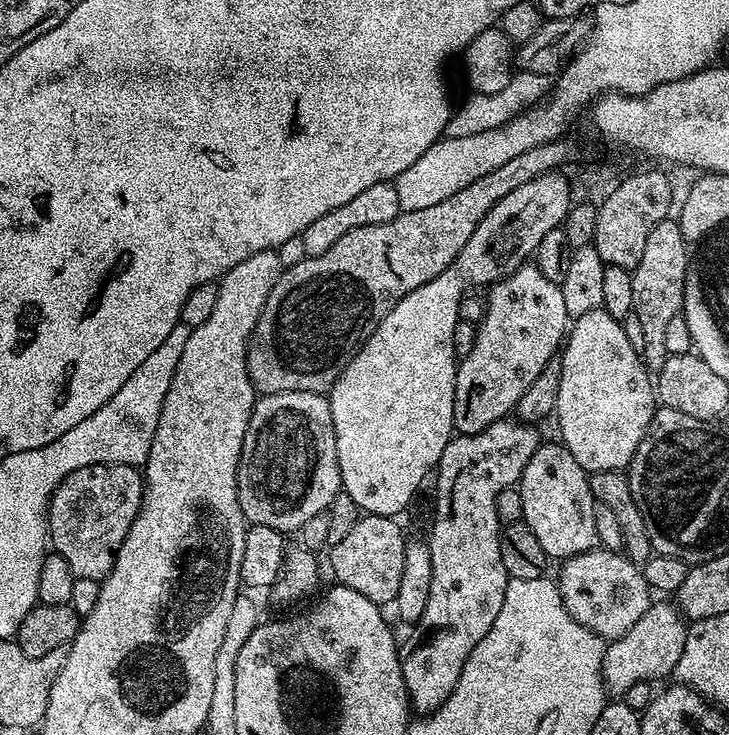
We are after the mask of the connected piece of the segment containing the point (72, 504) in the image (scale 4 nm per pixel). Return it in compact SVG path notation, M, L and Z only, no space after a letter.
M91 464L82 466L56 487L48 503L48 535L55 555L70 562L70 570L76 578L103 581L114 566L116 551L122 546L130 526L140 509L144 497L143 475L131 464Z

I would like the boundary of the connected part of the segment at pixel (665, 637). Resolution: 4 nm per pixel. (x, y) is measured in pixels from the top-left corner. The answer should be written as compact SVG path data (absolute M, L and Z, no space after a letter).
M652 602L642 618L622 634L611 641L604 649L602 658L602 678L609 693L622 694L634 686L634 682L656 682L659 676L671 677L676 670L678 658L686 646L688 624L675 603L658 604Z

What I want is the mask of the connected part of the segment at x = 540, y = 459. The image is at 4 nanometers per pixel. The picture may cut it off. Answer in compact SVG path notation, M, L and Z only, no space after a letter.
M541 443L538 450L526 462L520 475L518 487L522 494L523 523L534 530L534 538L550 558L557 556L563 562L569 556L580 555L597 547L596 505L598 503L590 490L589 473L565 448L563 443Z

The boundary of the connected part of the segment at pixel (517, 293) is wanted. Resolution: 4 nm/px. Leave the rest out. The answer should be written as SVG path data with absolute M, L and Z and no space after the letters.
M535 263L520 264L487 292L488 305L484 317L478 320L474 350L459 361L456 369L452 426L461 436L478 434L486 426L511 417L534 378L561 351L570 328L561 285L546 278Z

